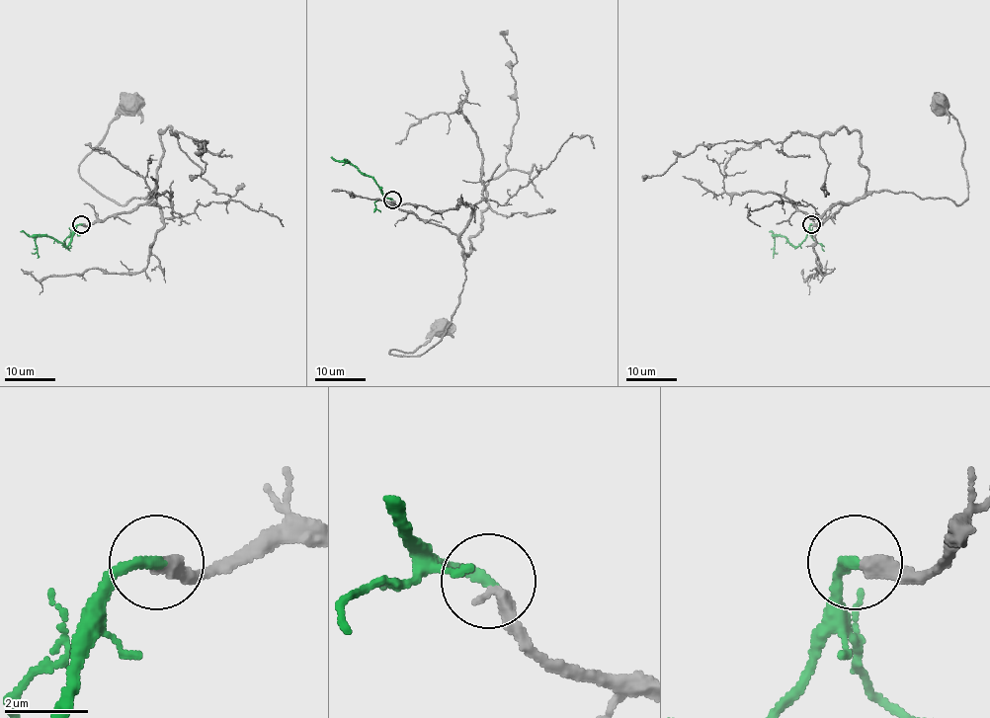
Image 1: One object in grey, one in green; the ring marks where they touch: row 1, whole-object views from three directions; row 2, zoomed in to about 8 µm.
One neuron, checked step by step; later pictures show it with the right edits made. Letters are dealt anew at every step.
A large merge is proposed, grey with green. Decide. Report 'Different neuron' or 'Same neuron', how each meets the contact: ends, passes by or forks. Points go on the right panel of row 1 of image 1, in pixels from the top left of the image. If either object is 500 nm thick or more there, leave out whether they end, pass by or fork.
Same neuron. At the ring grey ends. At the ring green ends

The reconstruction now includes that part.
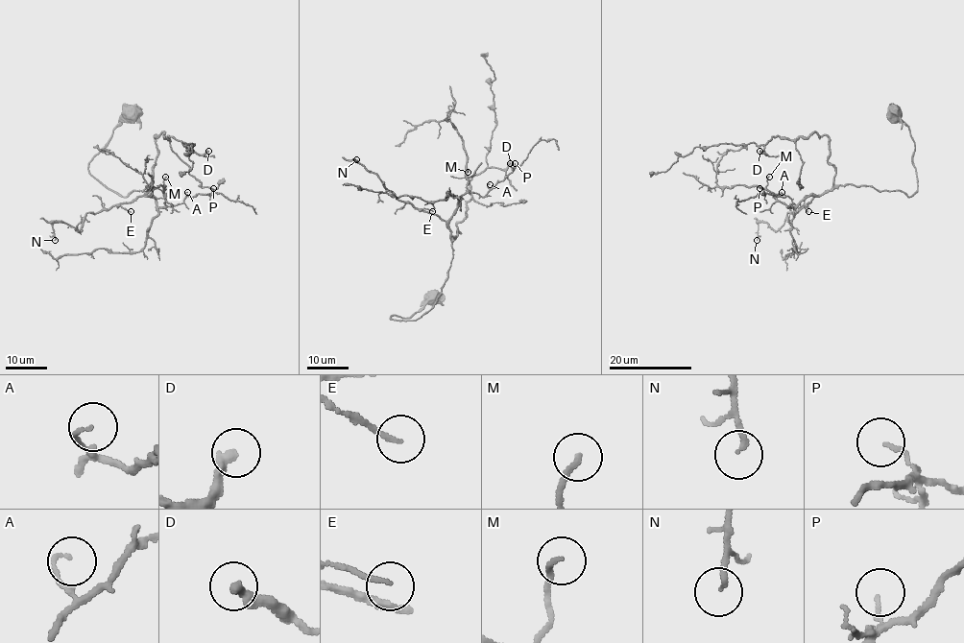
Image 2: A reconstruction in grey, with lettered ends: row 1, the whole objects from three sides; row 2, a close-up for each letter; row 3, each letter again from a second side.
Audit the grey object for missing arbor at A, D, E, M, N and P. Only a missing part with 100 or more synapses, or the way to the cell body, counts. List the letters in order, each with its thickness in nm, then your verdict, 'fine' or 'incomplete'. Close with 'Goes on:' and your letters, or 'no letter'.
A: calibre 100 nm; fine
D: calibre 340 nm; incomplete
E: calibre 140 nm; fine
M: calibre 170 nm; fine
N: calibre 160 nm; fine
P: calibre 100 nm; fine
Goes on: D

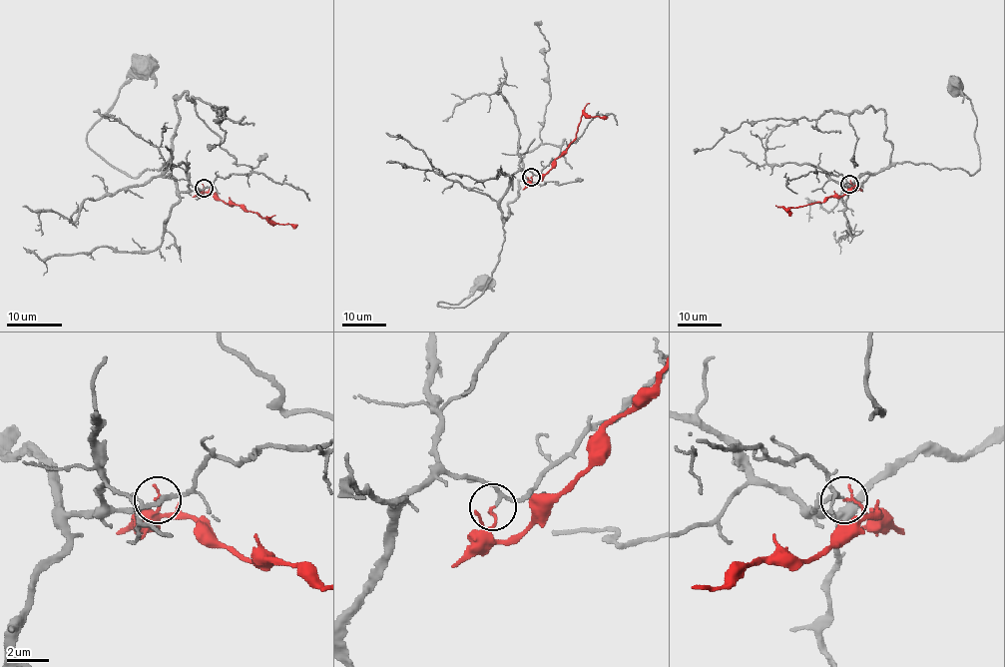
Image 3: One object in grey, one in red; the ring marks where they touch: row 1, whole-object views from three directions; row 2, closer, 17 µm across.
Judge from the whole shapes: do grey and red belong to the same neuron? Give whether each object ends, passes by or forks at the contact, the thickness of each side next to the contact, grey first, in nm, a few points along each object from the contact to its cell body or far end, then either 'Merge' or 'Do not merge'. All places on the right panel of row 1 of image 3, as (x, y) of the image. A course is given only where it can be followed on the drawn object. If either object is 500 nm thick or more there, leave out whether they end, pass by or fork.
At the ring grey passes by. At the ring red ends. Thickness 140 nm (grey) against 130 nm. Course of grey: (848, 183), (910, 161), (973, 174), (980, 167), (976, 117), (955, 85). Course of red: (848, 183), (856, 187), (841, 197), (829, 197), (822, 202), (787, 209), (791, 215). Do not merge

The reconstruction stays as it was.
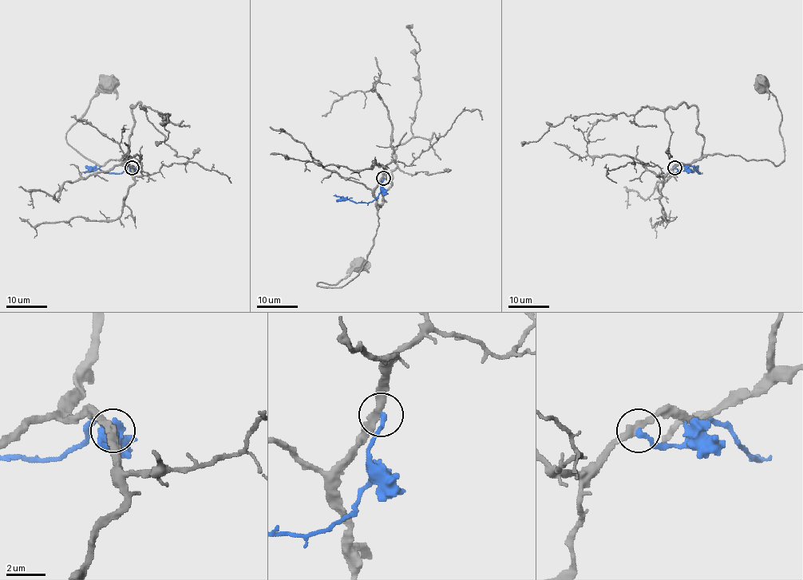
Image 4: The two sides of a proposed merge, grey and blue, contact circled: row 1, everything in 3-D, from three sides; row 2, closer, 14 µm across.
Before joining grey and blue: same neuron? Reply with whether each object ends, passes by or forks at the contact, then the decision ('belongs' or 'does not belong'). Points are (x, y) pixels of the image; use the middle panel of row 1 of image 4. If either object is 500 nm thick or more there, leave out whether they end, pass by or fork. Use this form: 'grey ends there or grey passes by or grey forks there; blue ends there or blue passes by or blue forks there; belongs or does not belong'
grey passes by; blue ends there; does not belong

